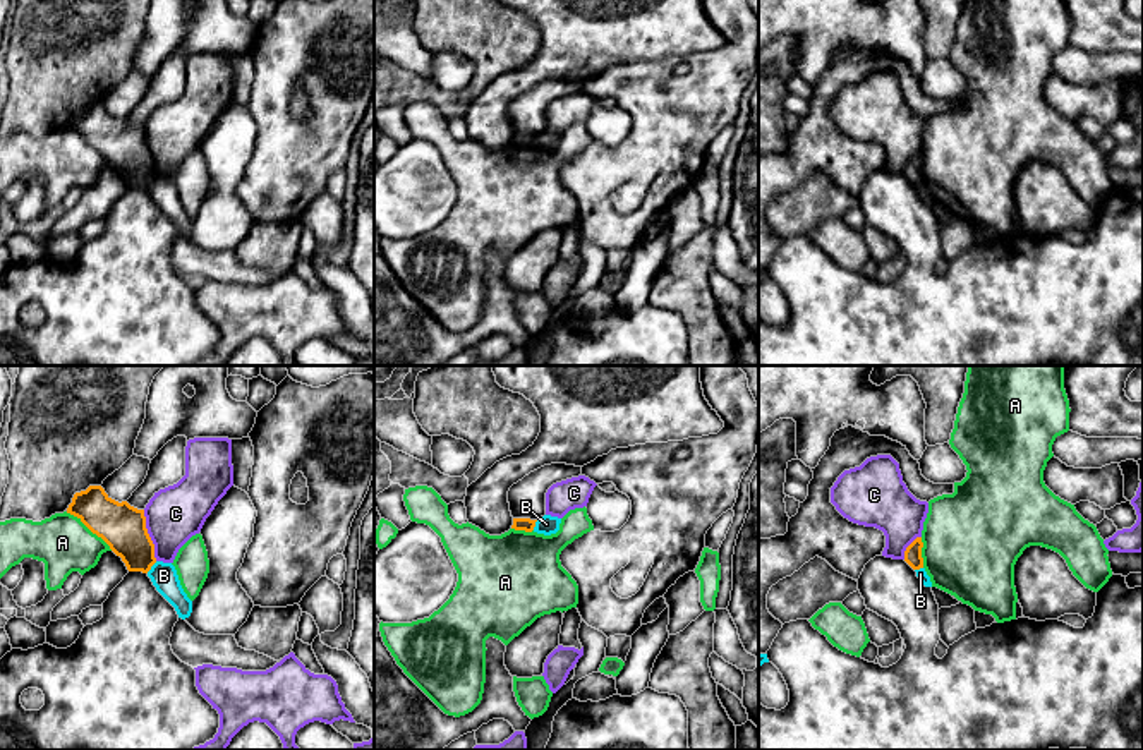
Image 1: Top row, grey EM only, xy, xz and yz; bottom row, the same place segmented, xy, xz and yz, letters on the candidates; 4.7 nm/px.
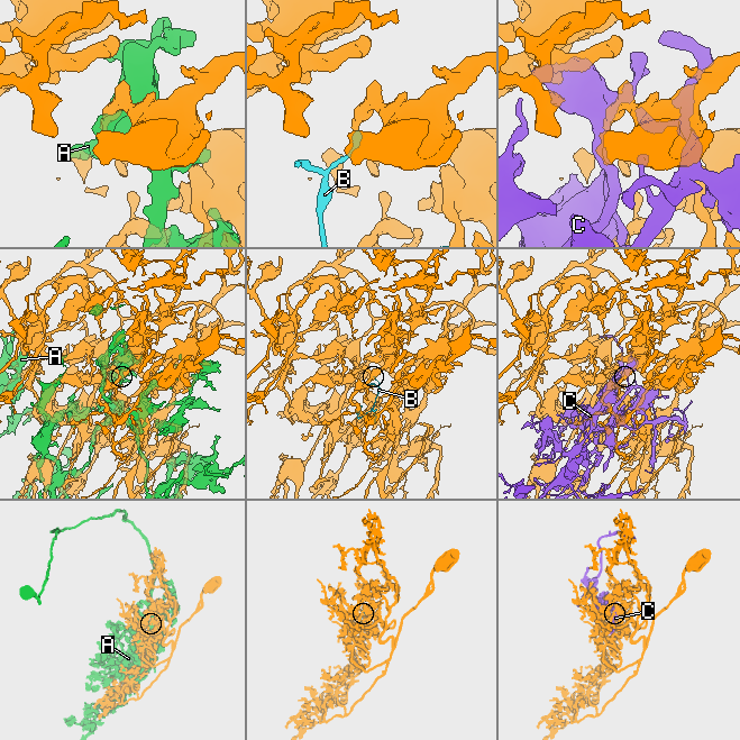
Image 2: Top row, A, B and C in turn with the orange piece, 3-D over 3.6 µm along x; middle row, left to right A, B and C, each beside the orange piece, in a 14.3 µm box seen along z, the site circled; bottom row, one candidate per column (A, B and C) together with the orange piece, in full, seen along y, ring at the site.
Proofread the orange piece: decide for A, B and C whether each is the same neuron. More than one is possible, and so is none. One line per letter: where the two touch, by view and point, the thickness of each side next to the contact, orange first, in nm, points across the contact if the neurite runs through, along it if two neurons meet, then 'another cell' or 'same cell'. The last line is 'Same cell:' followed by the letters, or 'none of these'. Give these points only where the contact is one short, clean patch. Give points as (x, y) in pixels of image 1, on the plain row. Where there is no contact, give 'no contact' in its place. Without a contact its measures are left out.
A: xy (90, 145) | 220/260 nm | another cell
B: xy (151, 181) | 220/130 nm | along xy (157, 177), (146, 187) | another cell
C: xy (148, 151) | 220/260 nm | another cell
Same cell: none of these

